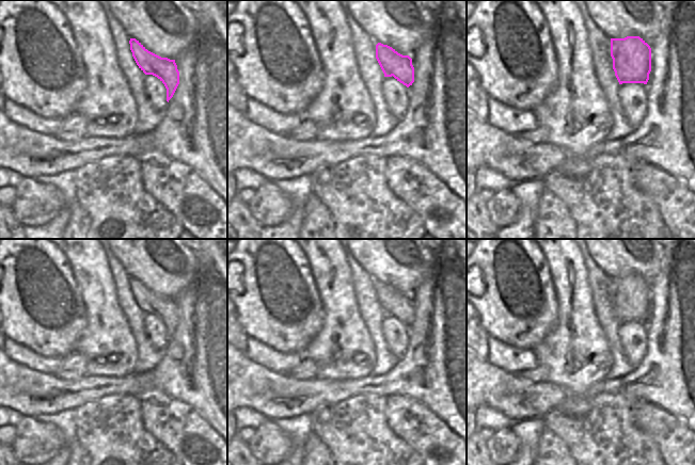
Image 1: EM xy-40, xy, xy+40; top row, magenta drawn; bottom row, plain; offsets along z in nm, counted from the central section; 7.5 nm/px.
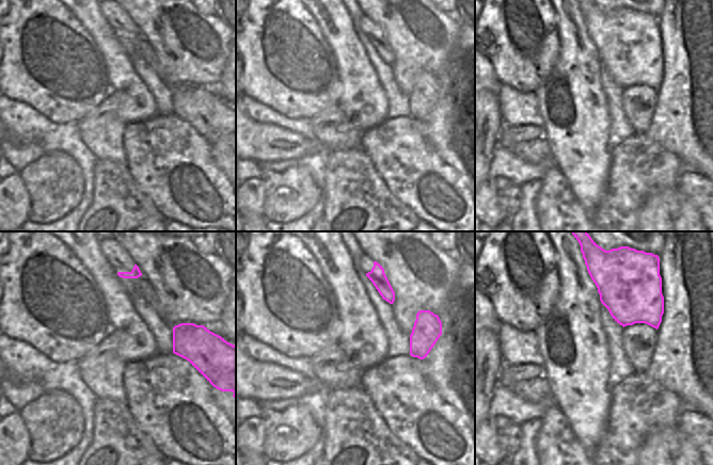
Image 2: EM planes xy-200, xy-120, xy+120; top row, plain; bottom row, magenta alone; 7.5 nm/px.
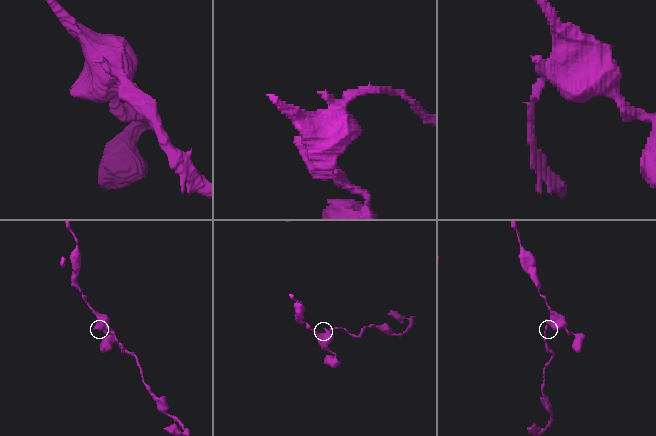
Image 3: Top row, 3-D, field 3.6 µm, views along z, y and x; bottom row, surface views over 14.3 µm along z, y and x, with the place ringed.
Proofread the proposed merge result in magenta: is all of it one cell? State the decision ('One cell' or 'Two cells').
Two cells

